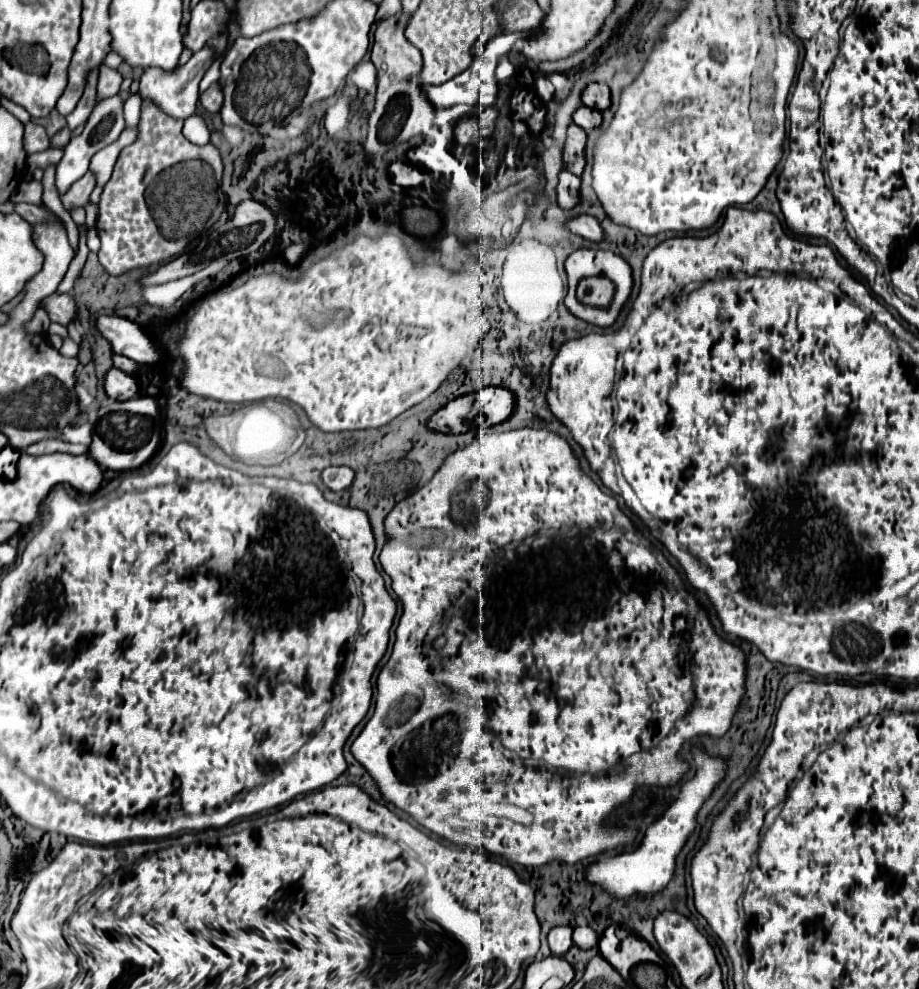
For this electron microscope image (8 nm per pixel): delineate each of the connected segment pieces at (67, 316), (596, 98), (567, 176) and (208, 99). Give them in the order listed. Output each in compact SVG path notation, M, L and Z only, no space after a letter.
M50 295L42 301L42 305L46 305L48 315L52 321L68 327L72 321L78 319L78 303L74 301L74 297L70 295Z
M592 83L584 89L582 93L582 101L586 107L598 109L598 111L606 111L612 105L612 97L610 97L610 87L606 83Z
M562 171L556 191L558 191L558 205L564 211L574 209L580 203L580 177L572 175L570 171Z
M220 83L210 85L202 95L200 95L200 103L208 113L220 113L220 107L224 105L224 93L220 89Z

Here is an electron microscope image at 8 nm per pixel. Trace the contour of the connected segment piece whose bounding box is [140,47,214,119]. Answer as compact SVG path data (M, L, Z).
M204 47L198 53L194 53L190 57L190 61L182 67L174 67L172 71L162 71L158 67L146 67L140 79L140 95L148 101L152 101L156 107L160 107L166 115L174 117L174 119L188 119L192 115L196 115L196 103L198 103L198 85L200 79L204 77L204 73L208 71L208 67L214 61L214 53L212 47Z

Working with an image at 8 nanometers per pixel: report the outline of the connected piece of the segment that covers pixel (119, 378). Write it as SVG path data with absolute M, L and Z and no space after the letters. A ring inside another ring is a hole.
M110 369L104 377L104 389L108 393L108 397L118 399L118 401L126 401L138 395L140 387L134 375L128 375L120 369Z

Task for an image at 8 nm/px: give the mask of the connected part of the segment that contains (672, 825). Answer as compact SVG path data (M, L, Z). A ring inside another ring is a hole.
M694 749L694 763L696 763L696 775L688 783L682 785L680 797L670 803L668 811L658 819L654 825L646 829L642 845L632 851L632 853L622 853L616 857L608 857L604 861L598 861L588 867L588 881L602 885L606 891L614 893L616 897L632 897L634 893L654 893L660 891L668 885L674 873L676 865L676 855L680 853L684 841L696 827L696 813L700 805L710 797L714 787L720 783L724 777L724 761L722 759L712 759L706 755L702 749Z

